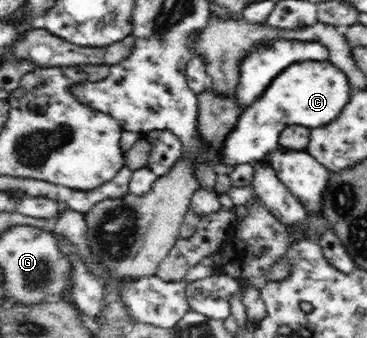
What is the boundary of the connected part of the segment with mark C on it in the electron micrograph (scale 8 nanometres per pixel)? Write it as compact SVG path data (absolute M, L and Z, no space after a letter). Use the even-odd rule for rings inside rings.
M301 62L293 68L285 68L269 88L265 88L260 98L245 107L235 125L225 138L222 150L222 164L236 167L266 159L269 153L278 148L279 136L289 126L317 128L324 126L341 114L349 98L349 81L341 70L329 62Z

